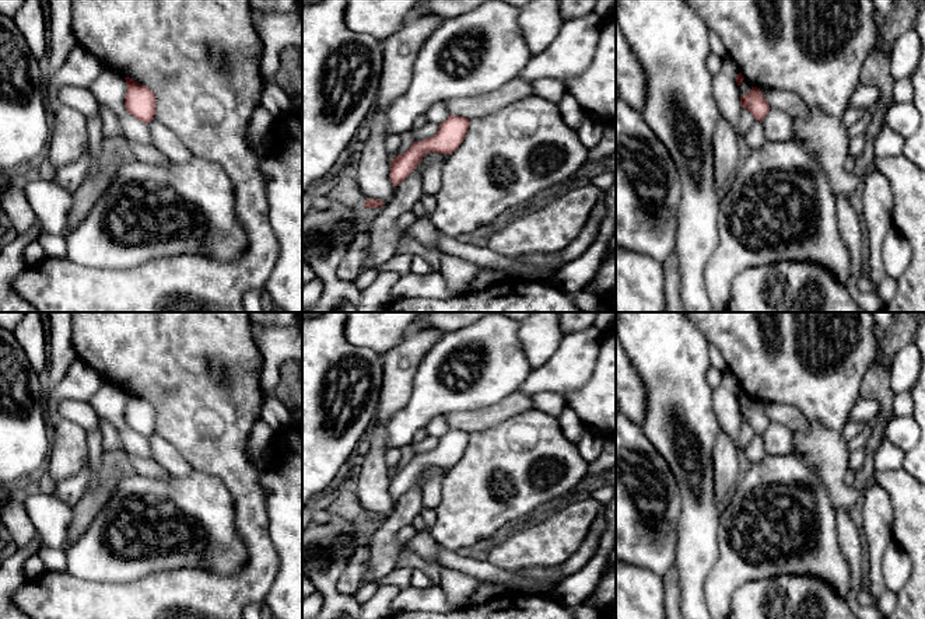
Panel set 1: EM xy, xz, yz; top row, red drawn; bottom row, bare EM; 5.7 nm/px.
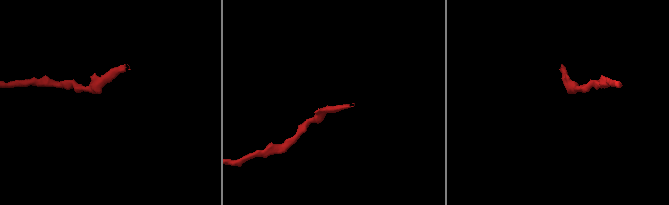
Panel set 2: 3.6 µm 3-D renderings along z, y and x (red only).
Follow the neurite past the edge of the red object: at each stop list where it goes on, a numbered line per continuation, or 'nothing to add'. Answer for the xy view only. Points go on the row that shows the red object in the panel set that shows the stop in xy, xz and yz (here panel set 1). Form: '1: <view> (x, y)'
nothing to add

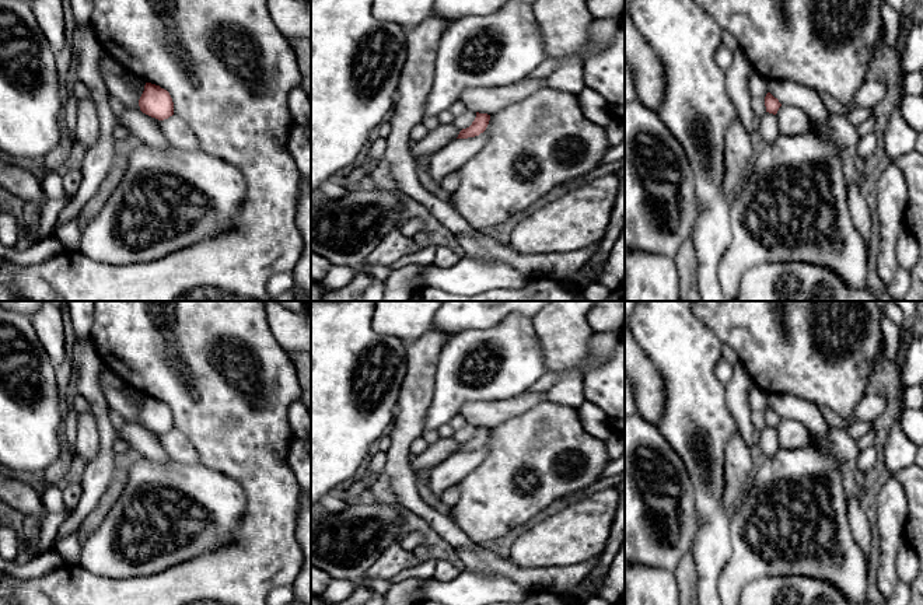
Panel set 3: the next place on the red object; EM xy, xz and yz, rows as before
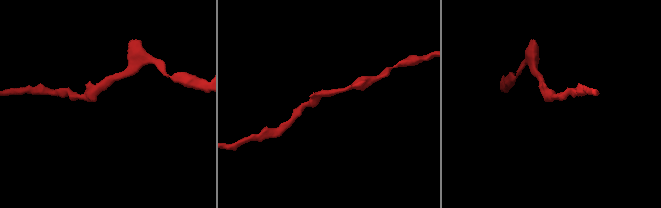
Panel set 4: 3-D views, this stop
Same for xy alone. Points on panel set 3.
nothing to add

